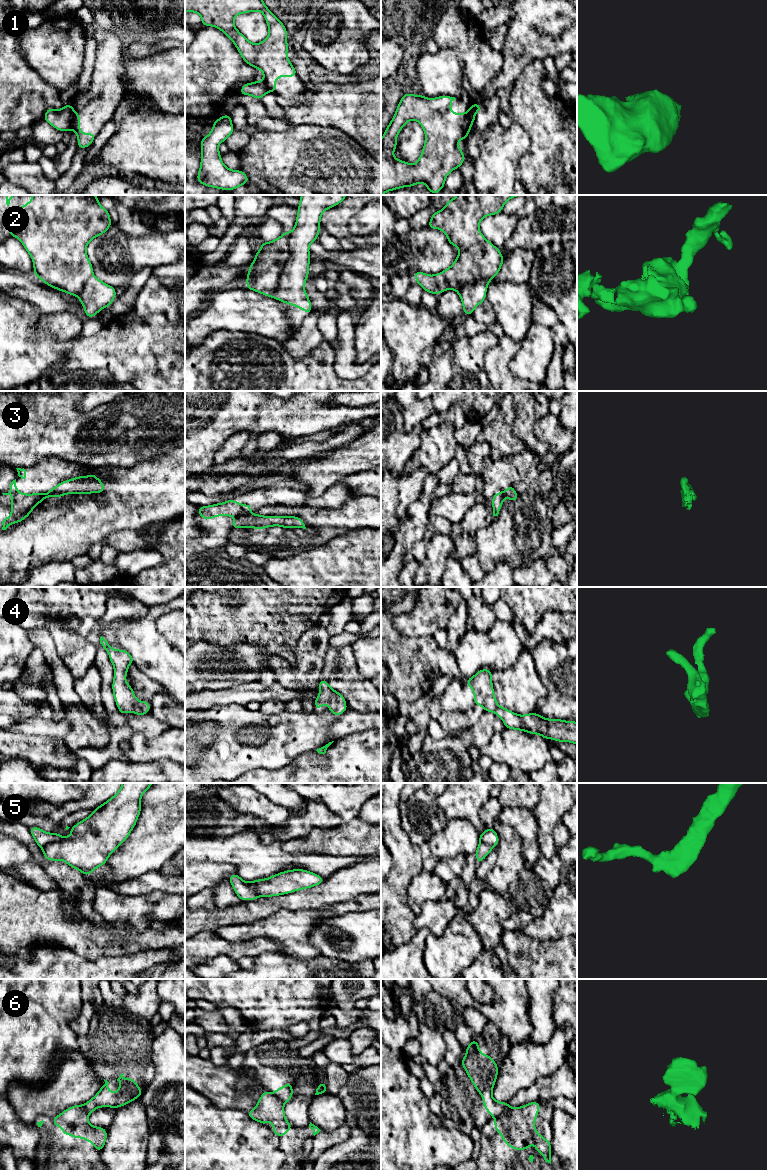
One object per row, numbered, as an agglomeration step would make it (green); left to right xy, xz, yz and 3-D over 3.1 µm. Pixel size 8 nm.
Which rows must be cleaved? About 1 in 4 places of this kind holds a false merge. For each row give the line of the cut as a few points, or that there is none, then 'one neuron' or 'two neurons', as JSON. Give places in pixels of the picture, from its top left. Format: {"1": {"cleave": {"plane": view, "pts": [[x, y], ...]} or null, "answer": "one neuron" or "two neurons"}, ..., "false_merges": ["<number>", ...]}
{"1": {"cleave": {"plane": "xy", "pts": [[74, 110], [70, 128]]}, "answer": "two neurons"}, "2": {"cleave": {"plane": "xz", "pts": [[289, 232], [289, 254], [286, 257], [273, 297]]}, "answer": "two neurons"}, "3": {"cleave": {"plane": "xz", "pts": [[249, 512], [238, 517]]}, "answer": "two neurons"}, "4": {"cleave": null, "answer": "one neuron"}, "5": {"cleave": {"plane": "xy", "pts": [[63, 838], [47, 844], [42, 849]]}, "answer": "two neurons"}, "6": {"cleave": {"plane": "yz", "pts": [[507, 1103], [504, 1111], [497, 1118]]}, "answer": "two neurons"}, "false_merges": ["1", "2", "3", "5", "6"]}

